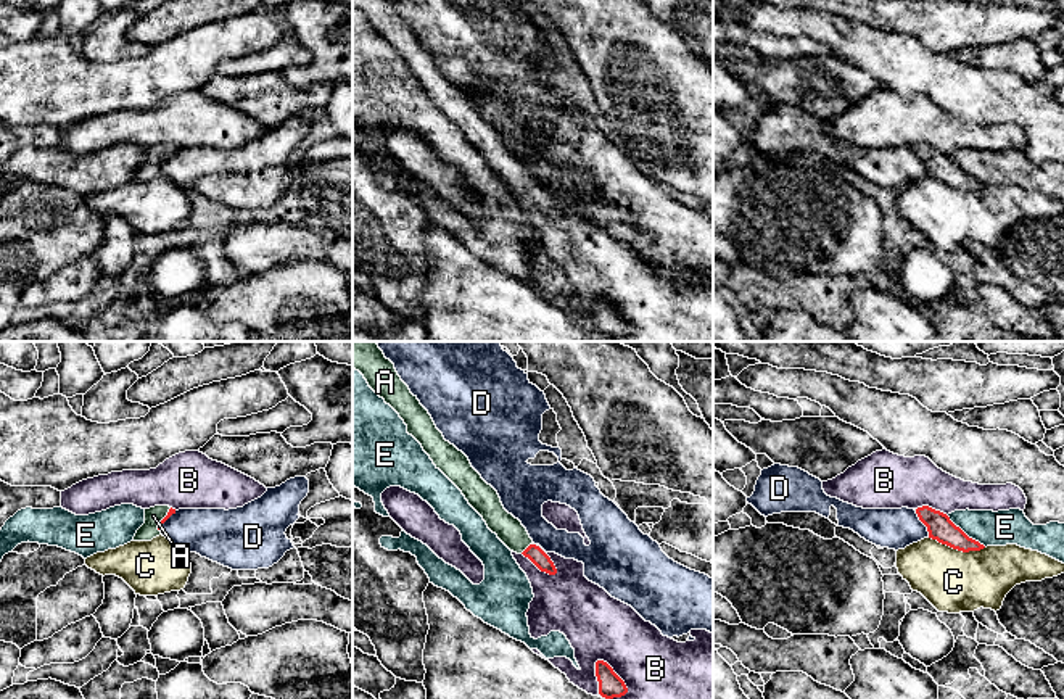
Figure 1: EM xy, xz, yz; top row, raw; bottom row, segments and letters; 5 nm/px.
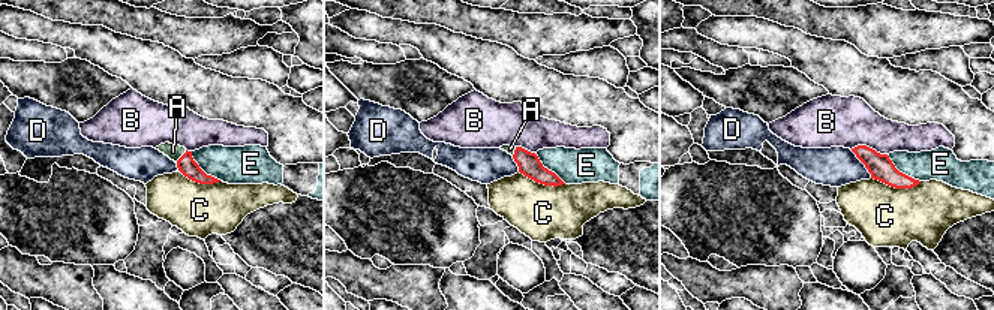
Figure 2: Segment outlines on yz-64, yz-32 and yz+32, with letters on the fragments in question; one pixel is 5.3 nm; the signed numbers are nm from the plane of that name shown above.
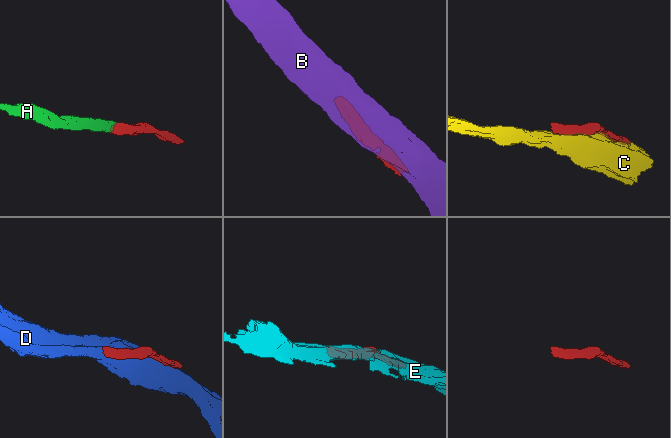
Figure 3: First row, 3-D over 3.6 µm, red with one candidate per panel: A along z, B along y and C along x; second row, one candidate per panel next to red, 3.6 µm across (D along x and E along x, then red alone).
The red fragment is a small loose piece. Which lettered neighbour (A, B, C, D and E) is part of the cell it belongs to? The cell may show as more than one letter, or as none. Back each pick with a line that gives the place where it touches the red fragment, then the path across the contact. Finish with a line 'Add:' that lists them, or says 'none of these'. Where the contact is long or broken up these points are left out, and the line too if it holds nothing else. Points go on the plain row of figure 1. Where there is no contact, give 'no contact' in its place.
A: meets red in xz at (528, 186); runs through xz (533, 192), (528, 186), (509, 169)
Add: A

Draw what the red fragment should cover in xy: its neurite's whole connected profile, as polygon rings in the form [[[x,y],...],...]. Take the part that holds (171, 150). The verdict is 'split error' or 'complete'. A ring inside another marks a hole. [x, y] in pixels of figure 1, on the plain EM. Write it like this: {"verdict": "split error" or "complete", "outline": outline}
{"verdict": "split error", "outline": [[[155,145],[145,148],[145,163],[137,169],[134,180],[151,180],[161,174],[161,164],[175,153],[169,145]]]}

